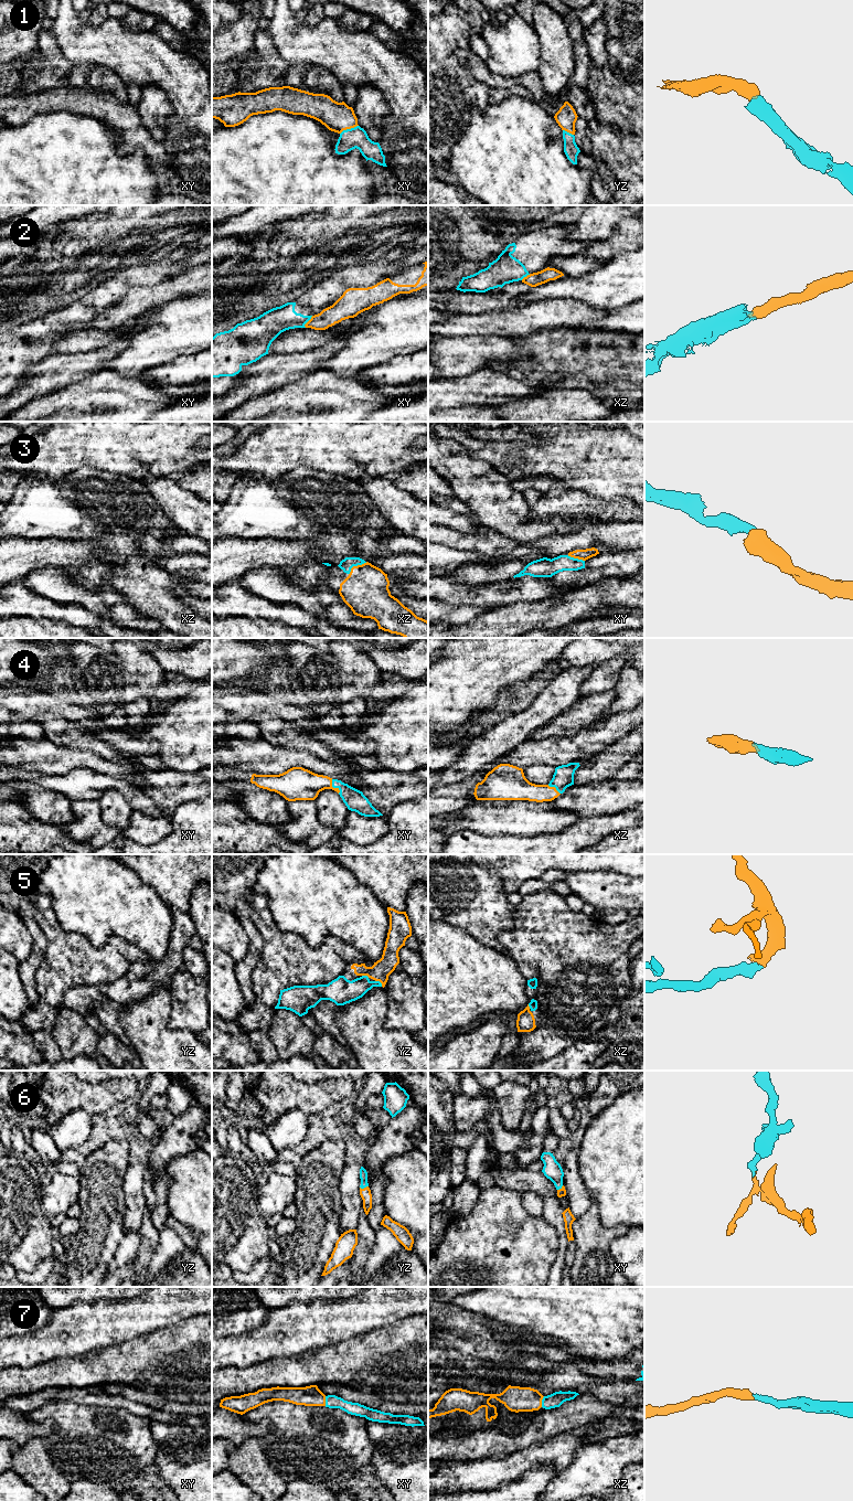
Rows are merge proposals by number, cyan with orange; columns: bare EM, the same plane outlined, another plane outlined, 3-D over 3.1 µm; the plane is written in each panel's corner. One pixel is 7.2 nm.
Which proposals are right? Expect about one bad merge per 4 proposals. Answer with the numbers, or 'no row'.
1, 3, 4, 5, 6, 7

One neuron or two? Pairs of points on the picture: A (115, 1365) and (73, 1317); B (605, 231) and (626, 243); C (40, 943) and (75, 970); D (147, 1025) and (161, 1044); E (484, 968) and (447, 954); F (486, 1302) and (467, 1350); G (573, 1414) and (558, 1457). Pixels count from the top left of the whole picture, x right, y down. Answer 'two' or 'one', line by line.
A: two
B: two
C: two
D: one
E: one
F: two
G: two

